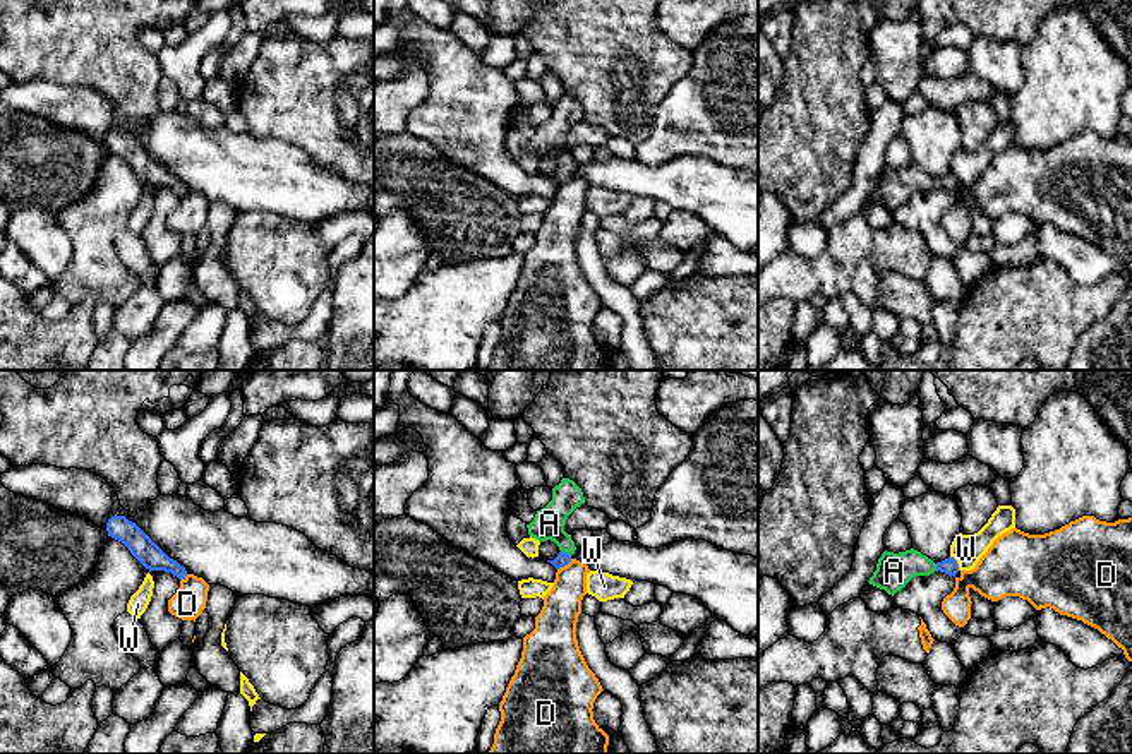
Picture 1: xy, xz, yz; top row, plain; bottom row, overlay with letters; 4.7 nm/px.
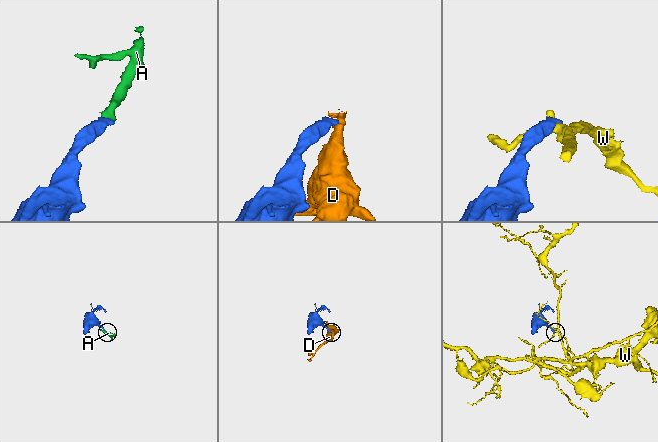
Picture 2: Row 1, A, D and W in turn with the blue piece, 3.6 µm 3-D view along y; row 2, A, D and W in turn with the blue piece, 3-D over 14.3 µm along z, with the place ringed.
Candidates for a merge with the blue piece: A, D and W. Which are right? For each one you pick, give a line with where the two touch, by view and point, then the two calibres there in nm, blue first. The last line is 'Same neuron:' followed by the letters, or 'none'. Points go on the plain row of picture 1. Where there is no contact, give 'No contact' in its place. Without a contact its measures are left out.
A: Touches blue at xz (565, 168). Thickness 70 nm (blue) against 140 nm
Same neuron: A

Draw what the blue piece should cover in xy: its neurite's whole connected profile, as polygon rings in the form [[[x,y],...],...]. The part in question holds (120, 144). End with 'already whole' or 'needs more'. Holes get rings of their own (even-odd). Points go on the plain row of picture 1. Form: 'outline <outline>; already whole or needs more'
outline [[[111,132],[106,139],[108,153],[122,158],[130,170],[149,187],[165,187],[185,195],[187,187],[170,175],[135,139],[125,132]]]; already whole

